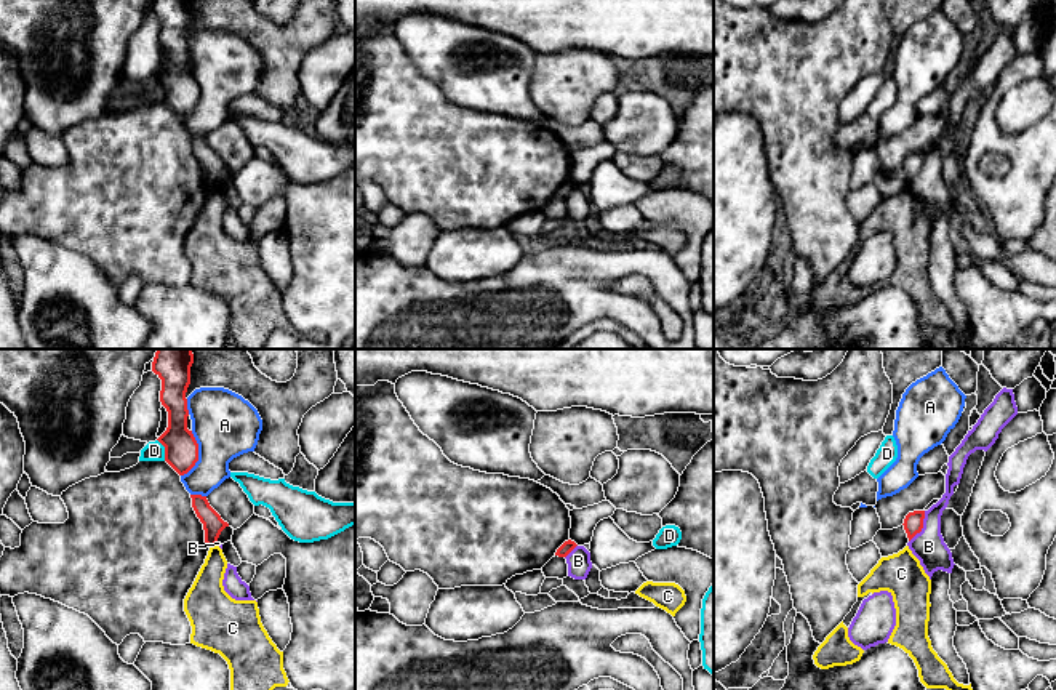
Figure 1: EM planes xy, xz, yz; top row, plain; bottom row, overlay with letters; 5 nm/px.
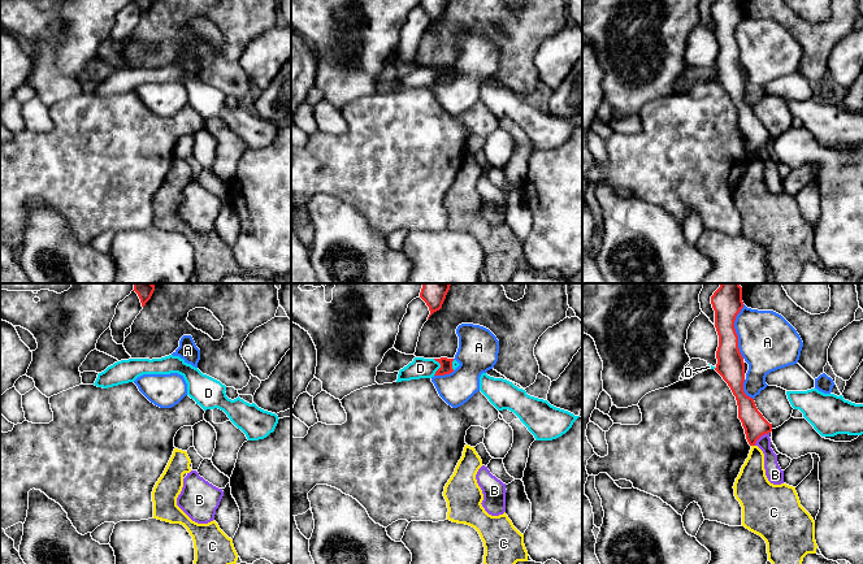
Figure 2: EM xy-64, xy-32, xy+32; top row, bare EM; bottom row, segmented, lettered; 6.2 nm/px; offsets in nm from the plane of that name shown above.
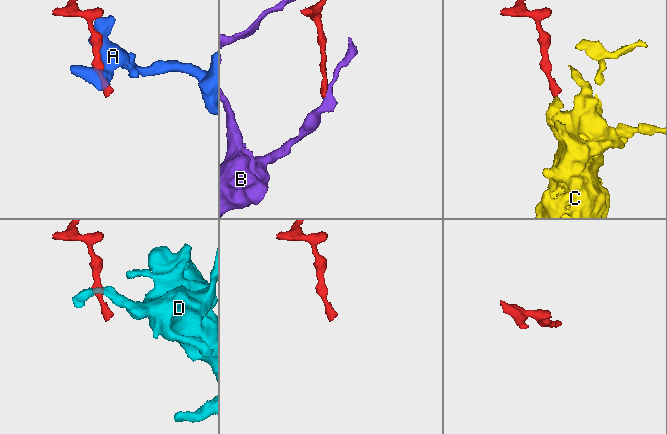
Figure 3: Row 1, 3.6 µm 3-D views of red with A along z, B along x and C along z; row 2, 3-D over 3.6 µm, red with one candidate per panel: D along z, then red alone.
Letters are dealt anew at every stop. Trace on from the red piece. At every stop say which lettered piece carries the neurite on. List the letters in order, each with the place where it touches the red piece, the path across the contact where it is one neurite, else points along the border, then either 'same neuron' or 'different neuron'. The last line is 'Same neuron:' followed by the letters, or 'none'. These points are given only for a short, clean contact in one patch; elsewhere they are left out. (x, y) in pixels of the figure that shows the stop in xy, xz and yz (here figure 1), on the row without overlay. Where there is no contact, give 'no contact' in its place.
A: contact xy (197, 96); different neuron
B: contact yz (922, 168); border yz (925, 152), (922, 170), (909, 183); different neuron
C: contact xy (212, 186); border xy (215, 184), (210, 188); different neuron
D: contact xy (165, 92); border xy (157, 80), (164, 88), (165, 101); different neuron
Same neuron: none

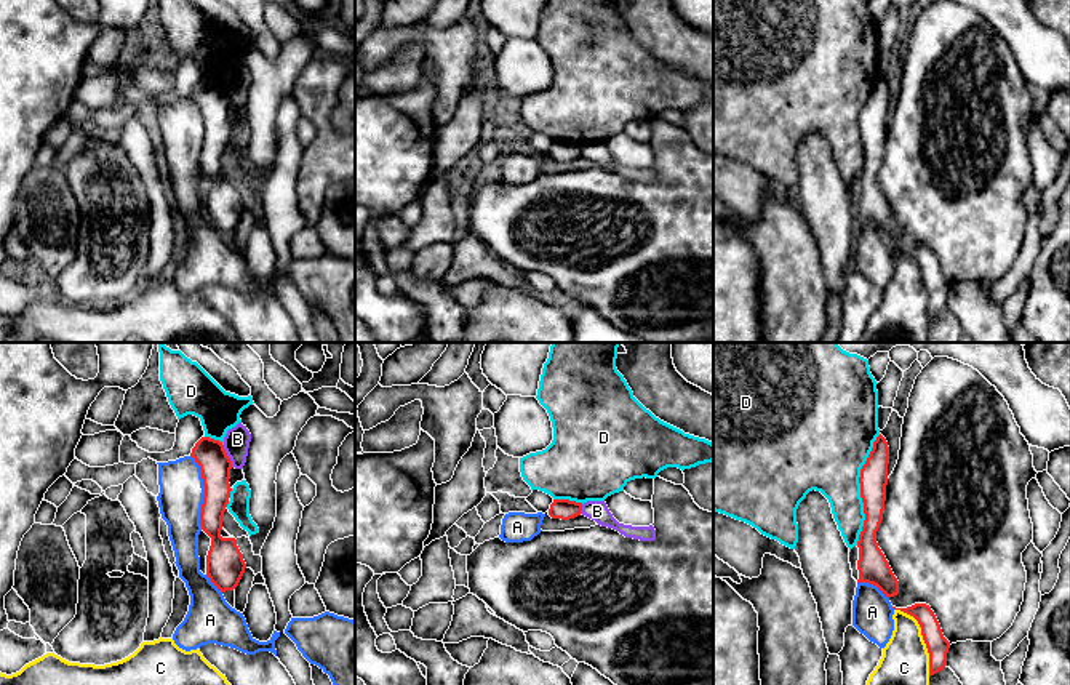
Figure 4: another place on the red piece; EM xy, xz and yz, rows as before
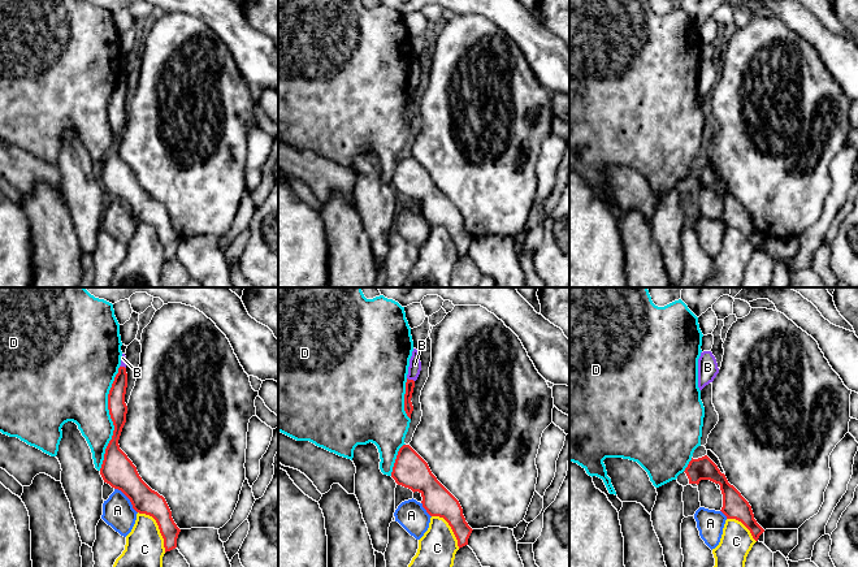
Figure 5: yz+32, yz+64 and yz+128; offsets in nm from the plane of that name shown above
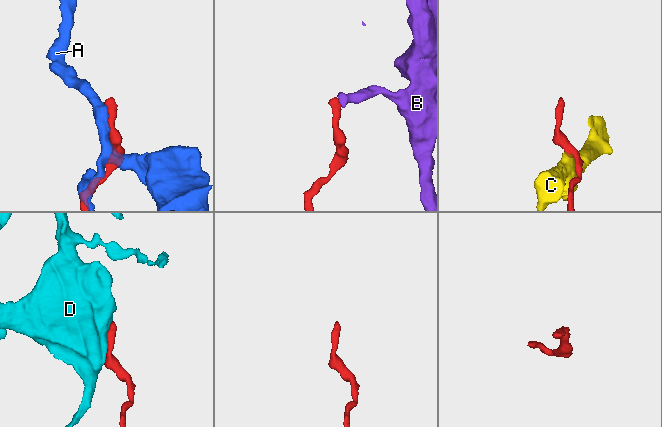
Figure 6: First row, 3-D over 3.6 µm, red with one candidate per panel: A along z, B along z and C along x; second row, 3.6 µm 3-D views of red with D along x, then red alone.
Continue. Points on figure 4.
A: contact xy (205, 133); different neuron
B: contact xy (227, 98); border xy (223, 87), (232, 108); different neuron
C: contact yz (923, 279); different neuron
D: contact yz (861, 132); different neuron
Same neuron: none

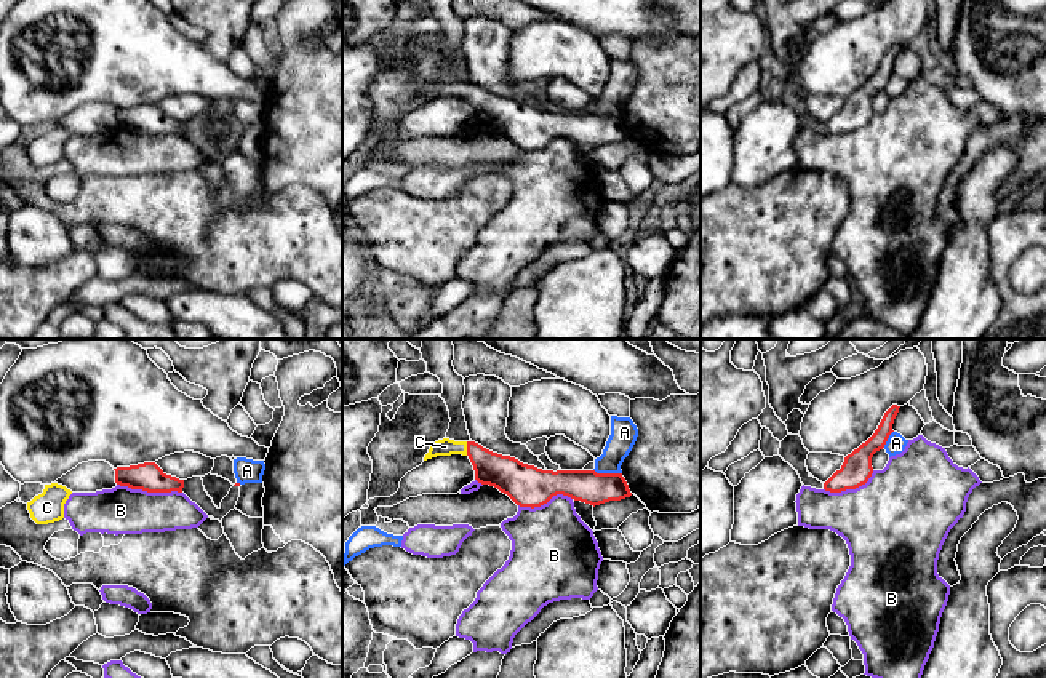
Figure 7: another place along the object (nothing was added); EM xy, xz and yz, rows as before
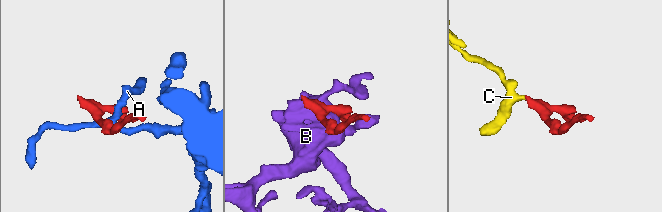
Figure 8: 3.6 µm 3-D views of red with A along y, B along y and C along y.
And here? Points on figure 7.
A: contact xz (608, 115); different neuron
B: contact xy (149, 133); different neuron
C: contact xz (467, 90); way xz (509, 117), (491, 111), (467, 90), (445, 88); same neuron
Same neuron: C

